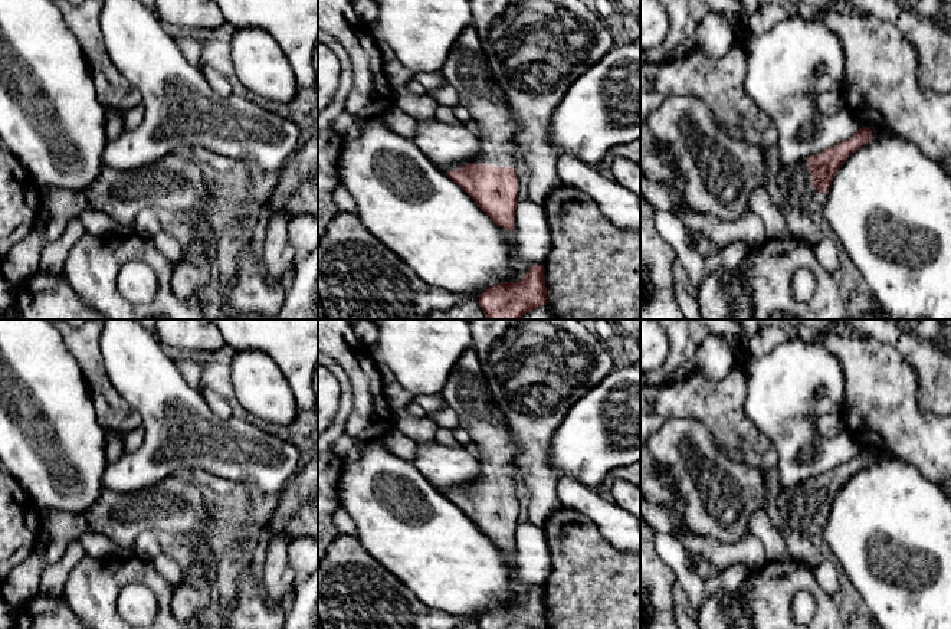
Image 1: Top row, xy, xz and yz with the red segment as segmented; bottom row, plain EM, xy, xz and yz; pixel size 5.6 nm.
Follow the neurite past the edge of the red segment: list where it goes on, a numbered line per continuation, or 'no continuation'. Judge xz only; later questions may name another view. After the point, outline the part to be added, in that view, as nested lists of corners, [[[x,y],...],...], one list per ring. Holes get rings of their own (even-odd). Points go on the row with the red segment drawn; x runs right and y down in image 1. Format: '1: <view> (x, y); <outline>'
1: xz (466, 68); [[[473,24],[466,27],[456,39],[439,72],[446,83],[458,91],[459,104],[470,112],[472,119],[481,130],[481,154],[472,163],[476,166],[515,167],[519,148],[515,145],[514,135],[519,125],[508,109],[504,89],[492,73]]]

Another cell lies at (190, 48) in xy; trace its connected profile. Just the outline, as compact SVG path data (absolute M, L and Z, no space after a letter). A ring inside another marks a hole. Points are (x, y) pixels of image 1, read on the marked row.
M173 32L173 37L188 63L196 68L204 65L201 59L201 45L193 39L188 32Z

